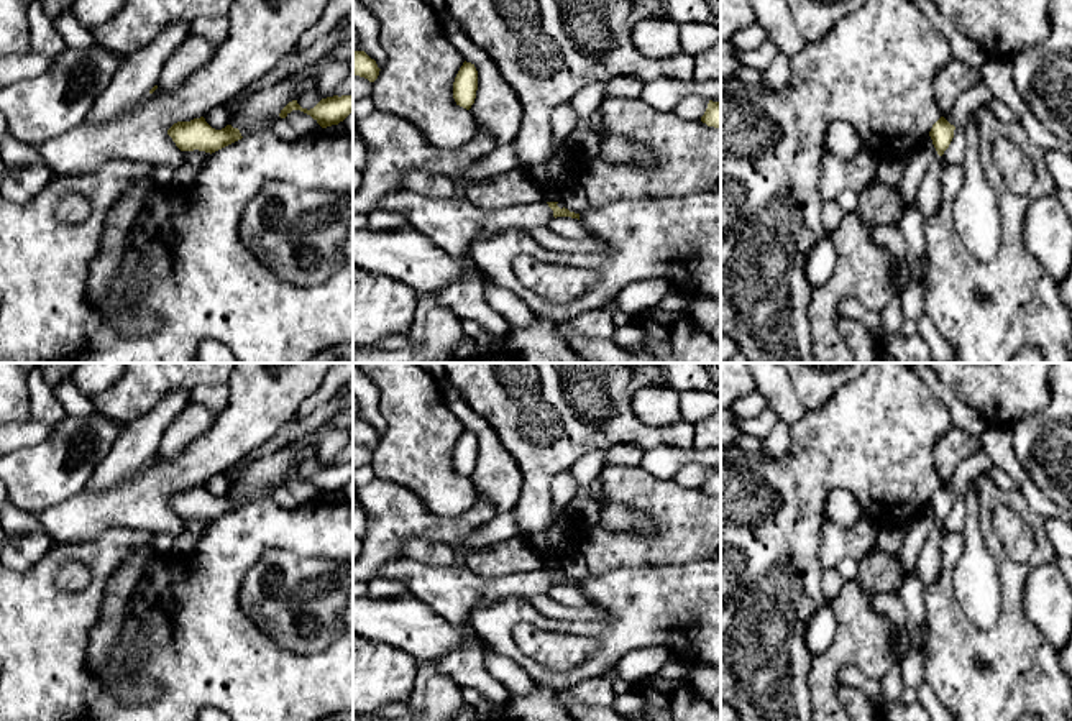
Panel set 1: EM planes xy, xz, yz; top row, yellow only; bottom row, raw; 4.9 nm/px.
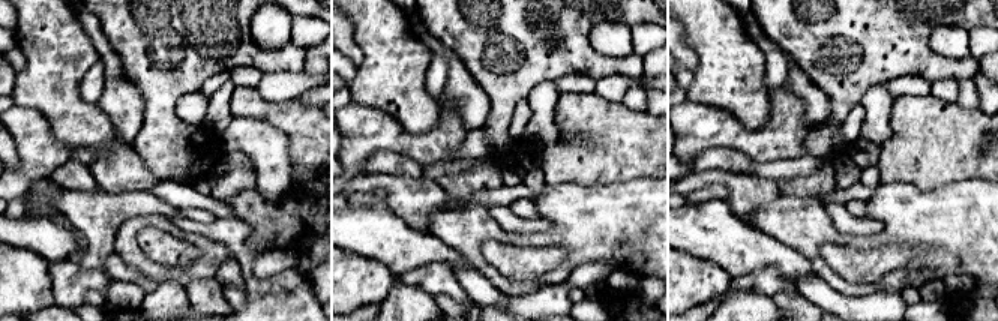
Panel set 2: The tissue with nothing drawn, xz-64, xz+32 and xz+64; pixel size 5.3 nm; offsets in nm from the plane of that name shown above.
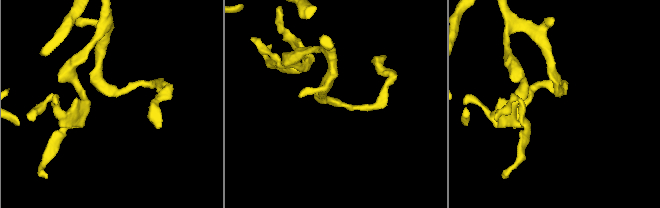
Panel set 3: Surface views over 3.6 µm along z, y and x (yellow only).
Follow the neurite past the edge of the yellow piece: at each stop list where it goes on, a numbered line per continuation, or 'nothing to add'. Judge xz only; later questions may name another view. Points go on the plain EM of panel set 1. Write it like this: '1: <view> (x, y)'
nothing to add

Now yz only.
nothing to add

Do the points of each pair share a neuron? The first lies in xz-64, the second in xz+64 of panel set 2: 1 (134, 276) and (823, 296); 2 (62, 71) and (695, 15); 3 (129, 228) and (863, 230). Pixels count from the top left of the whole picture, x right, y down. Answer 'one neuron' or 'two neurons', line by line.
1: one neuron
2: one neuron
3: two neurons

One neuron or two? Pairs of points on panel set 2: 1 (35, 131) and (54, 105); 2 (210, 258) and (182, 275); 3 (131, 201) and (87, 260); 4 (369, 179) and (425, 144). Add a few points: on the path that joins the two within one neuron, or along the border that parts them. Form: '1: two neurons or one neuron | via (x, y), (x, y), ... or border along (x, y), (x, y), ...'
1: two neurons | border along (15, 104), (36, 110), (51, 132), (68, 144)
2: one neuron | via (203, 266), (197, 272), (189, 273)
3: one neuron | via (116, 216), (99, 233), (99, 245)
4: two neurons | border along (369, 171), (360, 173), (347, 185)

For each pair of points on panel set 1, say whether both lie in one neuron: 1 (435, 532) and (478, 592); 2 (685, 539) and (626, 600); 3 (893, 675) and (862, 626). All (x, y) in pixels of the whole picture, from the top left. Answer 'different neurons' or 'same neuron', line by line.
1: different neurons
2: different neurons
3: different neurons

